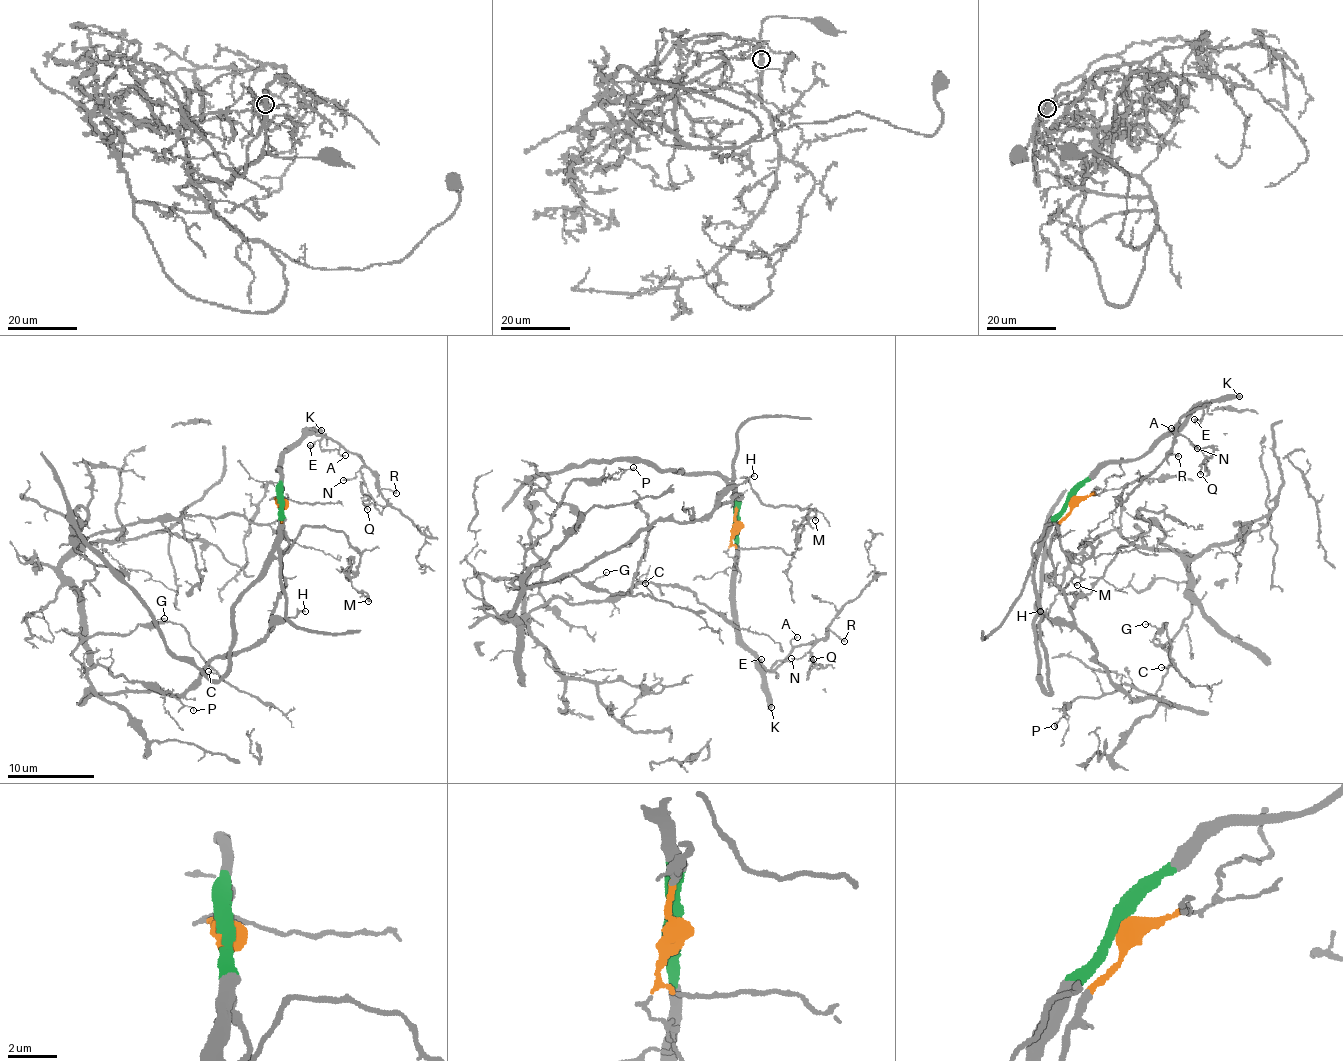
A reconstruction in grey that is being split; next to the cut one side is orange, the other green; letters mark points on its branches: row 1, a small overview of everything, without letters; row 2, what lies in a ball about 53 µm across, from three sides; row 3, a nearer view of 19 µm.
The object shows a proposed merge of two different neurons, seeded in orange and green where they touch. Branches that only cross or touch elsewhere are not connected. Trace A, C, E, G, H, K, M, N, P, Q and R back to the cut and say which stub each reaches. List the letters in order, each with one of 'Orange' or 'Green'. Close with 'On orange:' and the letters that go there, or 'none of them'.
A: Green
C: Orange
E: Green
G: Orange
H: Orange
K: Green
M: Green
N: Green
P: Orange
Q: Green
R: Green
On orange: C, G, H, P

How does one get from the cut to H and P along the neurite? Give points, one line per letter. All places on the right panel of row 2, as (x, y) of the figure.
H: (1070, 499), (1069, 514), (1059, 527), (1049, 549), (1056, 584), (1063, 592), (1072, 619), (1054, 619), (1039, 611)
P: (1070, 499), (1049, 549), (1074, 623), (1132, 698), (1177, 706), (1126, 683), (1064, 702), (1055, 726)

